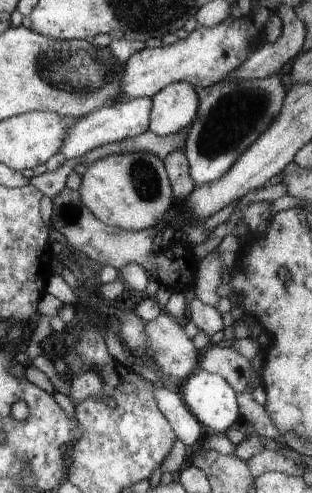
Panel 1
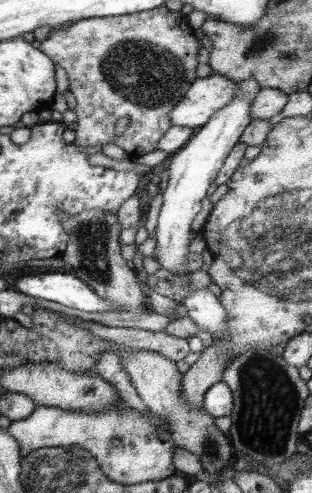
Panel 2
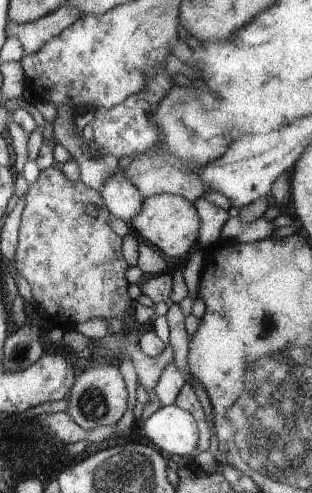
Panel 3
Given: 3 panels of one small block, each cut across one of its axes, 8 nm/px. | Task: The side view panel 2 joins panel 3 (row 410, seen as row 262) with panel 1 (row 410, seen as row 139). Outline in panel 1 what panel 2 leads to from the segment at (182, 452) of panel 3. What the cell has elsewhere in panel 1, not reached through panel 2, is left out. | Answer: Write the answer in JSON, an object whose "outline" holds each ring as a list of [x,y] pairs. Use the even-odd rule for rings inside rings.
{"outline":[[[197,370],[193,376],[183,380],[181,398],[185,406],[197,416],[197,420],[207,428],[207,432],[227,432],[227,428],[235,428],[235,422],[241,420],[239,408],[239,394],[229,386],[229,382],[219,374],[209,374],[205,370]]]}

